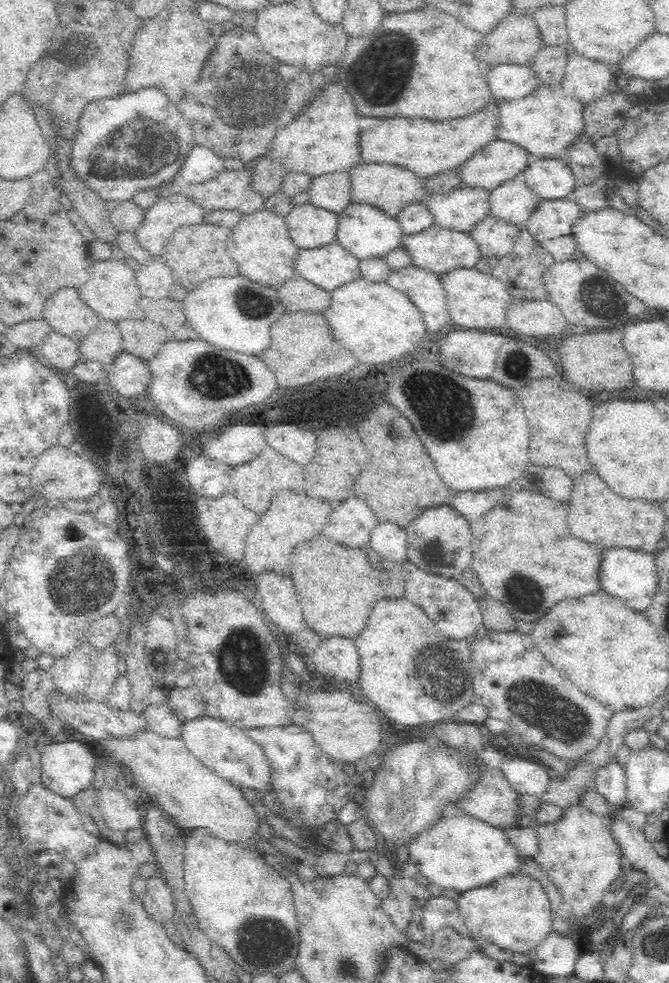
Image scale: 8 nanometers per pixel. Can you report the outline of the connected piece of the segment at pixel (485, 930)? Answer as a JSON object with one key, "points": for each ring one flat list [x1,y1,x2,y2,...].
{"points":[[524,872,496,879,486,888,466,890,457,898,459,915,470,936,484,938,510,952,532,952,553,931,552,908,542,884]]}

